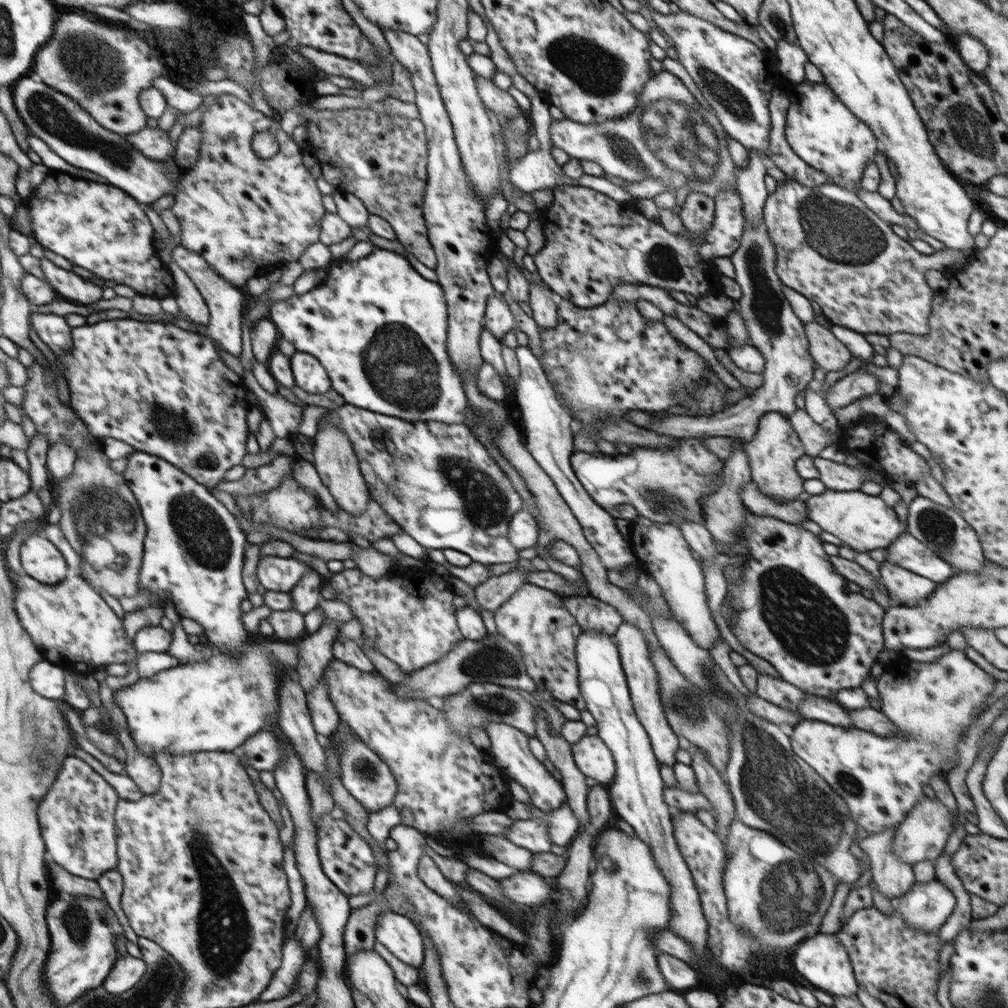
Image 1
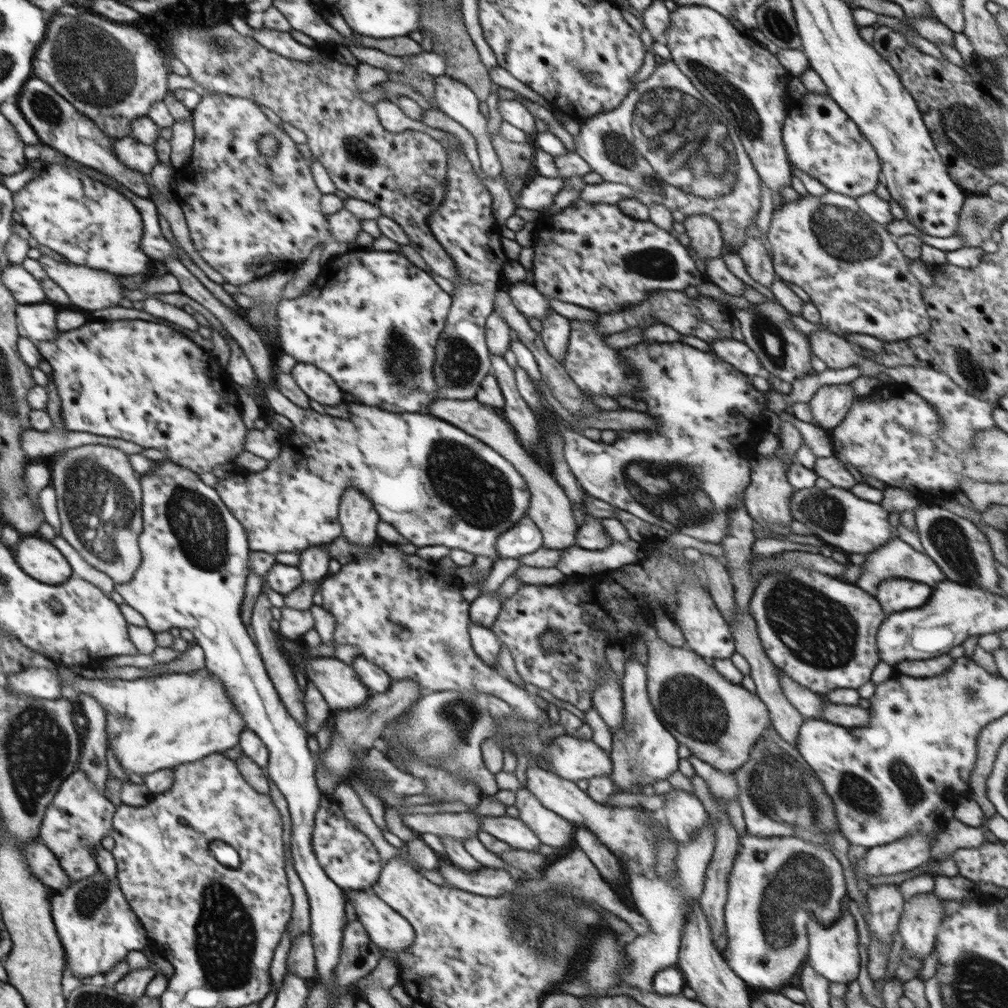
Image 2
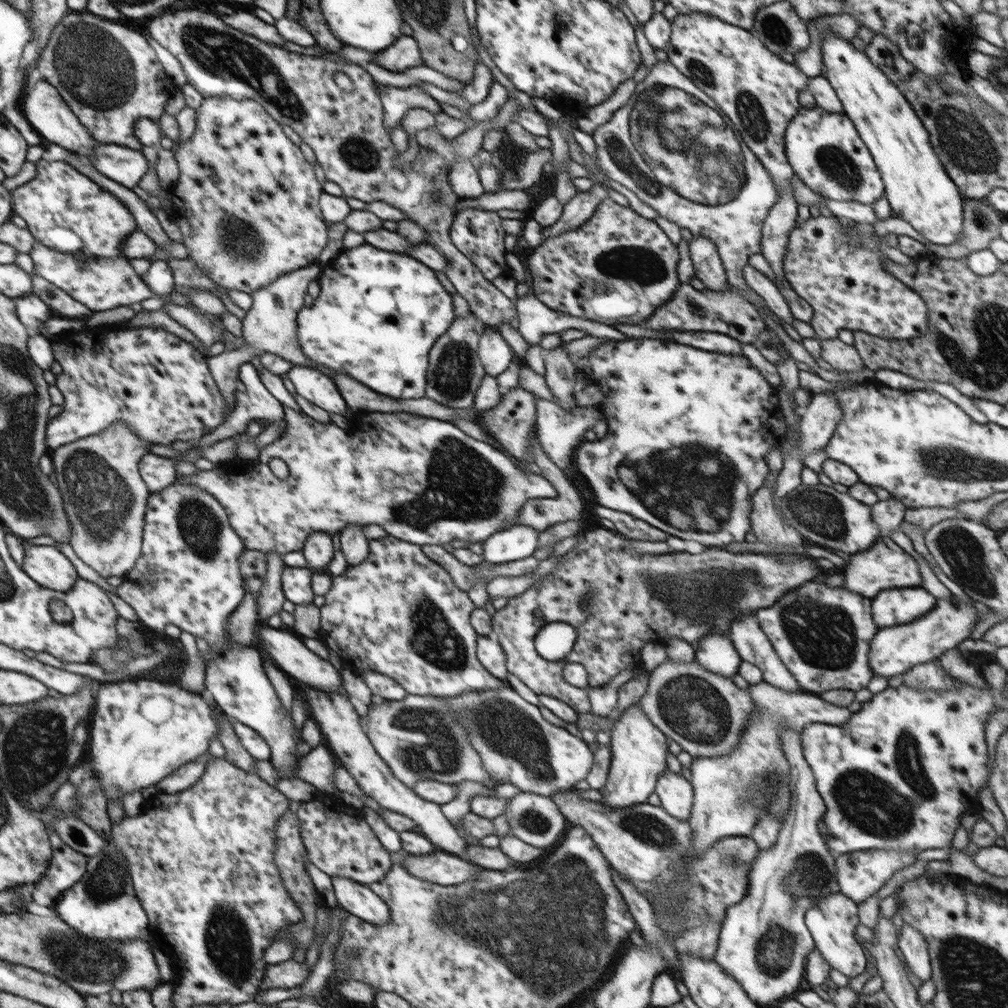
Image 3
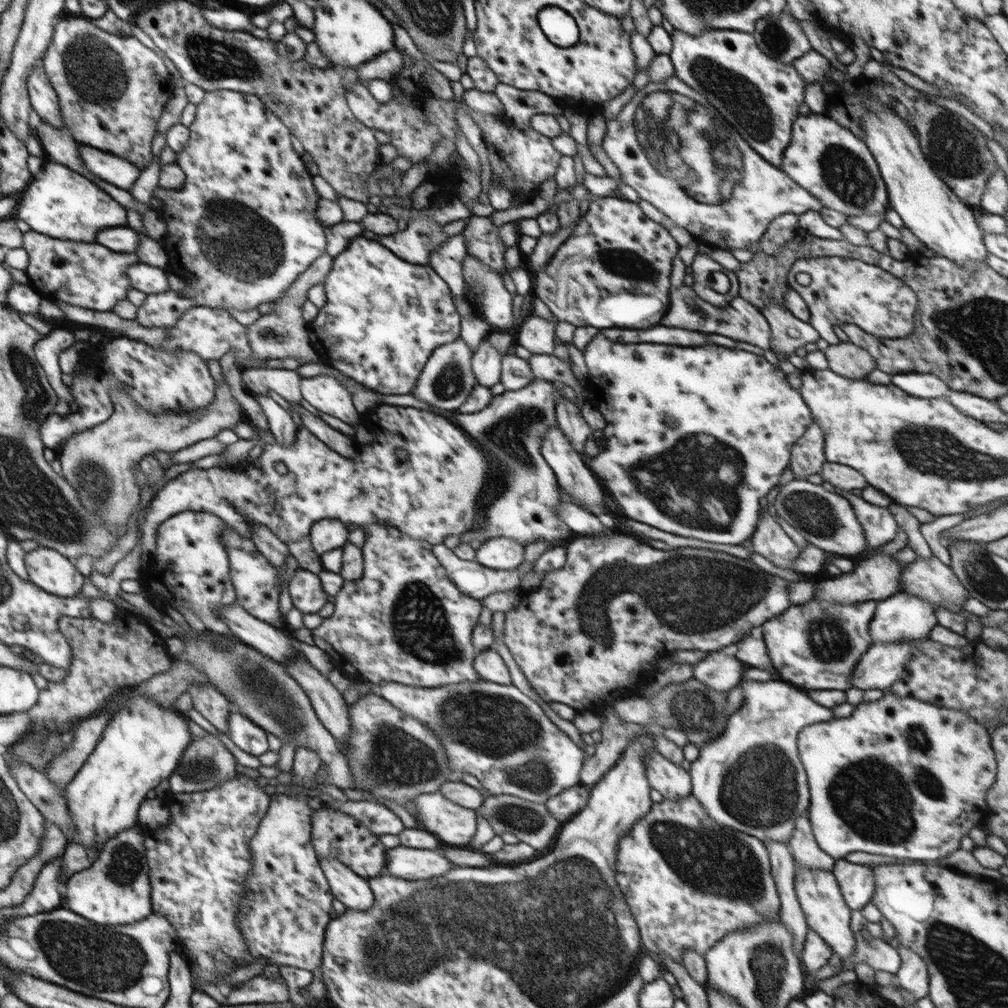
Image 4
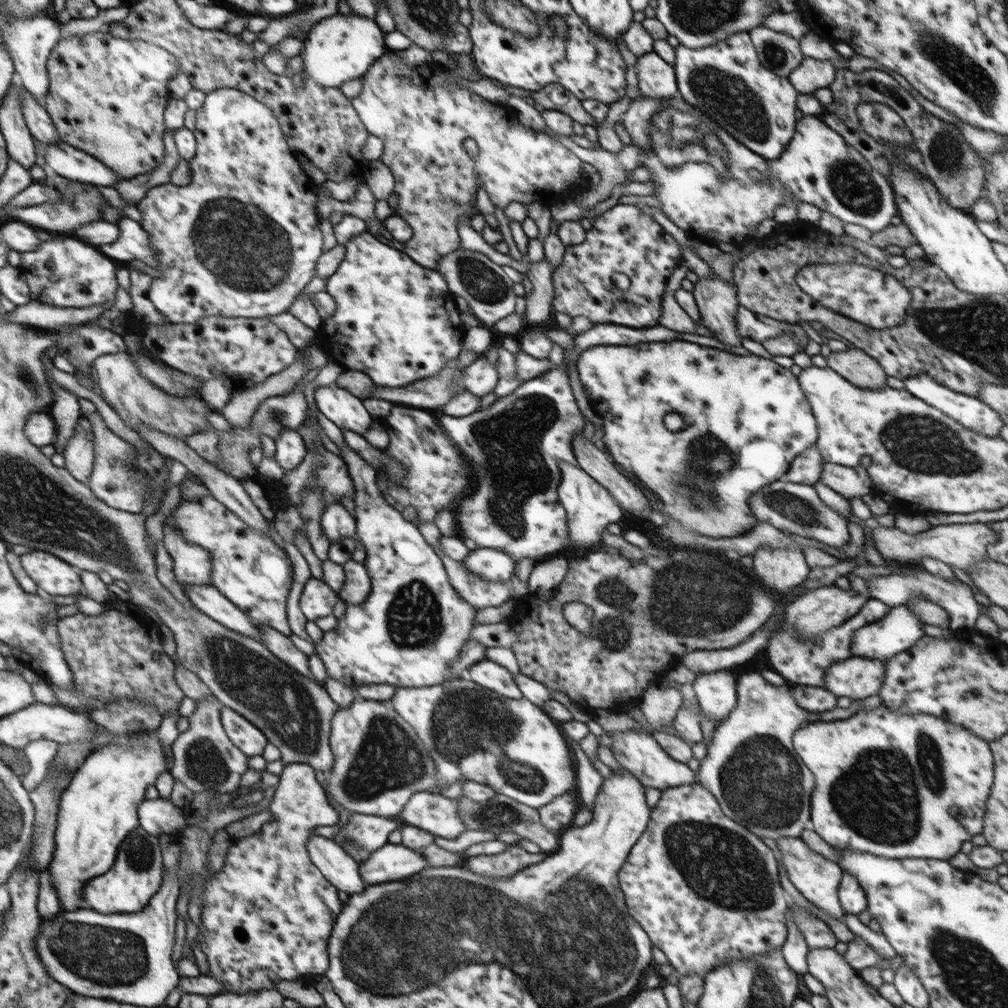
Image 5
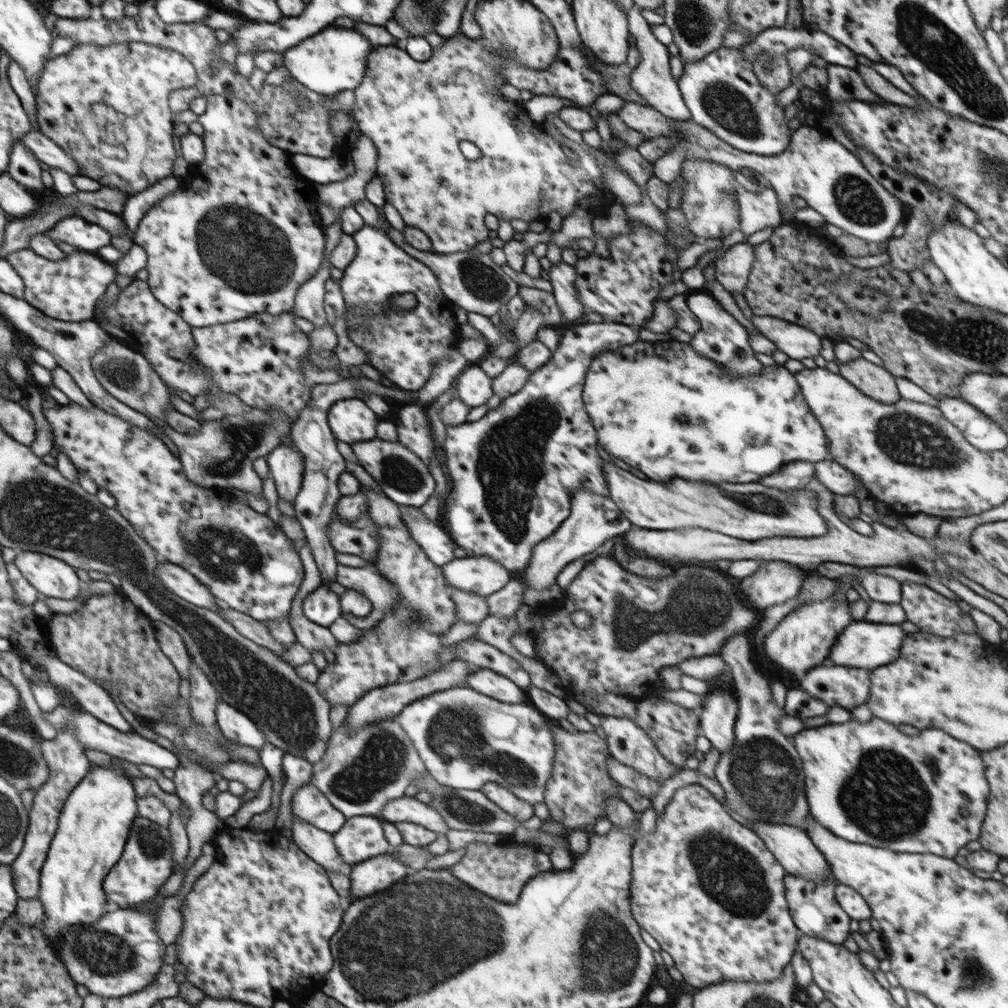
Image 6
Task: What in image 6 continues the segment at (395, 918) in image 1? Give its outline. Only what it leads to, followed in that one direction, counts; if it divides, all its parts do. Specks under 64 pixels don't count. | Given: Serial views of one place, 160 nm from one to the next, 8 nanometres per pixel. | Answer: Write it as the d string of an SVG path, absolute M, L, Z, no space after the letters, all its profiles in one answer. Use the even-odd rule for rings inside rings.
M292 818L293 842L298 845L314 862L327 871L340 872L349 876L352 866L346 864L338 854L333 841L333 833L326 833L304 820Z

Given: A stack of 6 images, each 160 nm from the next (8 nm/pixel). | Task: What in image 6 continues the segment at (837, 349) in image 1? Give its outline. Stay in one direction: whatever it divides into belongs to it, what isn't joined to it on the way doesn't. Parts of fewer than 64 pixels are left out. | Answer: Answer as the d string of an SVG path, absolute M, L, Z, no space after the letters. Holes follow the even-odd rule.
M861 356L846 363L838 363L838 366L840 375L866 396L884 404L893 404L901 399L895 376L884 367L872 364Z

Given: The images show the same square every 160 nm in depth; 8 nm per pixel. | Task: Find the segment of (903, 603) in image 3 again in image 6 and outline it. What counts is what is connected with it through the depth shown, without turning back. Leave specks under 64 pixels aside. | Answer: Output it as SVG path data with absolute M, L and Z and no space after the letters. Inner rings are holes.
M852 621L836 637L830 648L827 663L850 668L865 668L872 670L894 662L899 657L900 647L904 637L907 637L900 625Z

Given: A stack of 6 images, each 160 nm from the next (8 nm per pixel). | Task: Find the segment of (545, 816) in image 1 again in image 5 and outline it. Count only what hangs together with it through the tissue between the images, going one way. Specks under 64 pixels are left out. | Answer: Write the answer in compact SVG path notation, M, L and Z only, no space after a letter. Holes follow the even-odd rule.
M466 795L457 798L460 819L464 821L467 830L483 830L499 835L500 833L516 833L522 839L528 839L541 847L547 854L554 853L559 848L559 840L554 832L550 832L540 821L536 808L526 806L510 797L497 797L482 802L474 802Z

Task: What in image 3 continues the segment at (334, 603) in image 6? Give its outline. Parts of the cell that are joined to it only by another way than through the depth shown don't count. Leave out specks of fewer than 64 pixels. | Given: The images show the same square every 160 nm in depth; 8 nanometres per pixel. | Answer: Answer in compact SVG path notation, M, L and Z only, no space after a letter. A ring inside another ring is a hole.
M286 567L282 571L282 590L285 599L294 605L308 605L313 603L314 591L311 581L314 572L308 568Z

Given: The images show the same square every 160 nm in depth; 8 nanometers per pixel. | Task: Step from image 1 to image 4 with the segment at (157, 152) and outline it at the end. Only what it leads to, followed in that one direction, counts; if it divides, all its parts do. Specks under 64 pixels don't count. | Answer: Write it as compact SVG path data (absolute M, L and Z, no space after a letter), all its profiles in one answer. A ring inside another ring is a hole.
M79 144L78 154L90 174L122 190L130 190L141 172L129 160L92 146Z

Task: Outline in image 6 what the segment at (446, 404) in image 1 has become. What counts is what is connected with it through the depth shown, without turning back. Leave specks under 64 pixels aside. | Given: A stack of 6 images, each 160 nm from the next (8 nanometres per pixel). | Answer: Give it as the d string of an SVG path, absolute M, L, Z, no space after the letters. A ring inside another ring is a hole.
M364 225L352 234L357 244L354 260L343 270L344 275L339 280L345 305L351 311L360 310L368 320L363 326L347 320L348 338L360 350L364 350L369 358L368 364L378 369L388 380L391 380L403 390L418 390L431 377L431 368L436 366L449 352L463 340L460 324L457 322L457 308L454 302L447 300L440 288L438 278L428 265L410 256L401 246L389 237L389 234L378 227ZM399 294L411 294L414 298L412 310L391 310L390 297Z

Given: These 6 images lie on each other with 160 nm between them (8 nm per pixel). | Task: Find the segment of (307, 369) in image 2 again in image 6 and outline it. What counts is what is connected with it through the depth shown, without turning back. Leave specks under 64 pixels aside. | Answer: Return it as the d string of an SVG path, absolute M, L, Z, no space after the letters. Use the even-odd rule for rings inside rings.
M361 398L335 402L326 417L337 441L352 445L376 438L376 425L380 417Z

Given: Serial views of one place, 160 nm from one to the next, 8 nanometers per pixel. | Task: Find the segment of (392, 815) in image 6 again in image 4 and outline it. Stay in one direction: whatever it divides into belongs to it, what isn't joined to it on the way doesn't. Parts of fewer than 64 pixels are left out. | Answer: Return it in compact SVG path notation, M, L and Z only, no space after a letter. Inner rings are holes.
M440 791L413 798L420 817L419 827L438 836L451 846L467 847L477 831L475 810L460 806Z

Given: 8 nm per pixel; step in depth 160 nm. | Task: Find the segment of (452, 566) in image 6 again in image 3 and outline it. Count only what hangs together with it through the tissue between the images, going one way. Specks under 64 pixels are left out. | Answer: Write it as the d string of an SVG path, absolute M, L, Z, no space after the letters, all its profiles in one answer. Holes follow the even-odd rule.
M524 525L500 530L483 542L483 561L500 565L533 556L538 549L540 533L535 528Z

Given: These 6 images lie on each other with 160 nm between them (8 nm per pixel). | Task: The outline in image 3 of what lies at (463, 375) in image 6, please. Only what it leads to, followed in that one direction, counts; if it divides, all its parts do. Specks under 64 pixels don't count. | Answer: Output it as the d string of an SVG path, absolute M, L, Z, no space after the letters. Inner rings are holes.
M494 325L487 326L481 335L478 348L480 362L486 375L497 377L518 359Z

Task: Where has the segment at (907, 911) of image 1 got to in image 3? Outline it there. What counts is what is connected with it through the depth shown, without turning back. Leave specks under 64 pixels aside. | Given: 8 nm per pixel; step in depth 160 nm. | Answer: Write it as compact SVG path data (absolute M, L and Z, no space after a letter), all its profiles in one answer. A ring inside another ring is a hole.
M904 922L897 945L904 956L906 969L922 982L930 980L934 968L931 966L927 940L924 936Z

